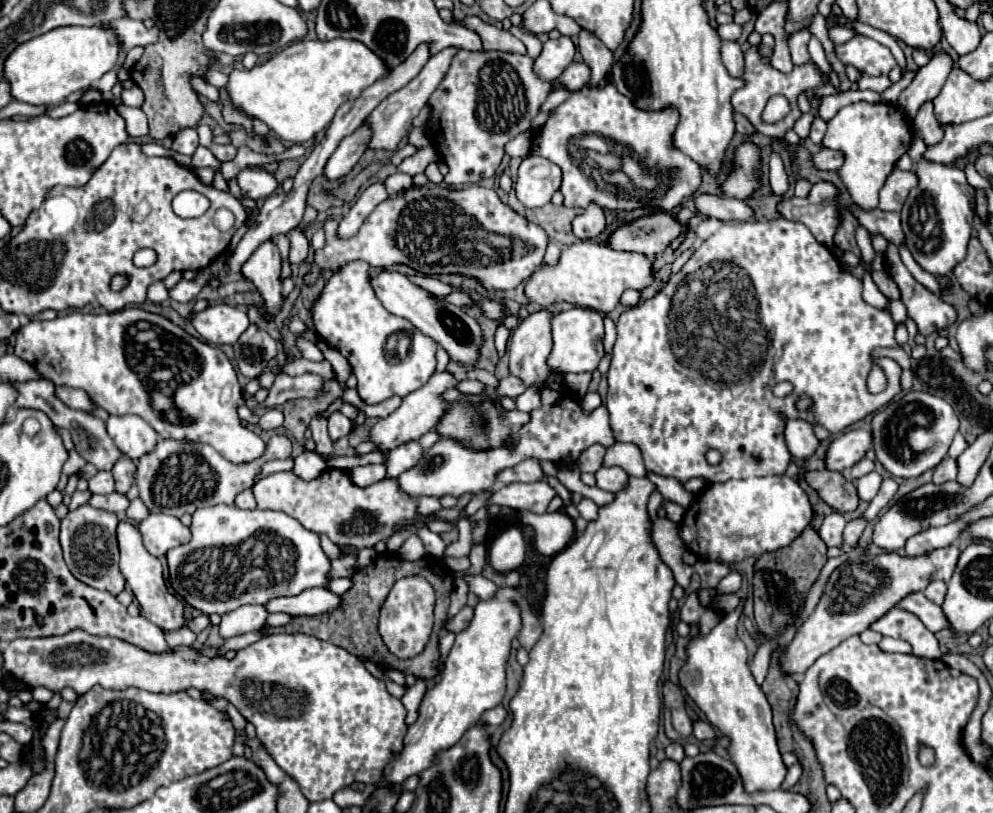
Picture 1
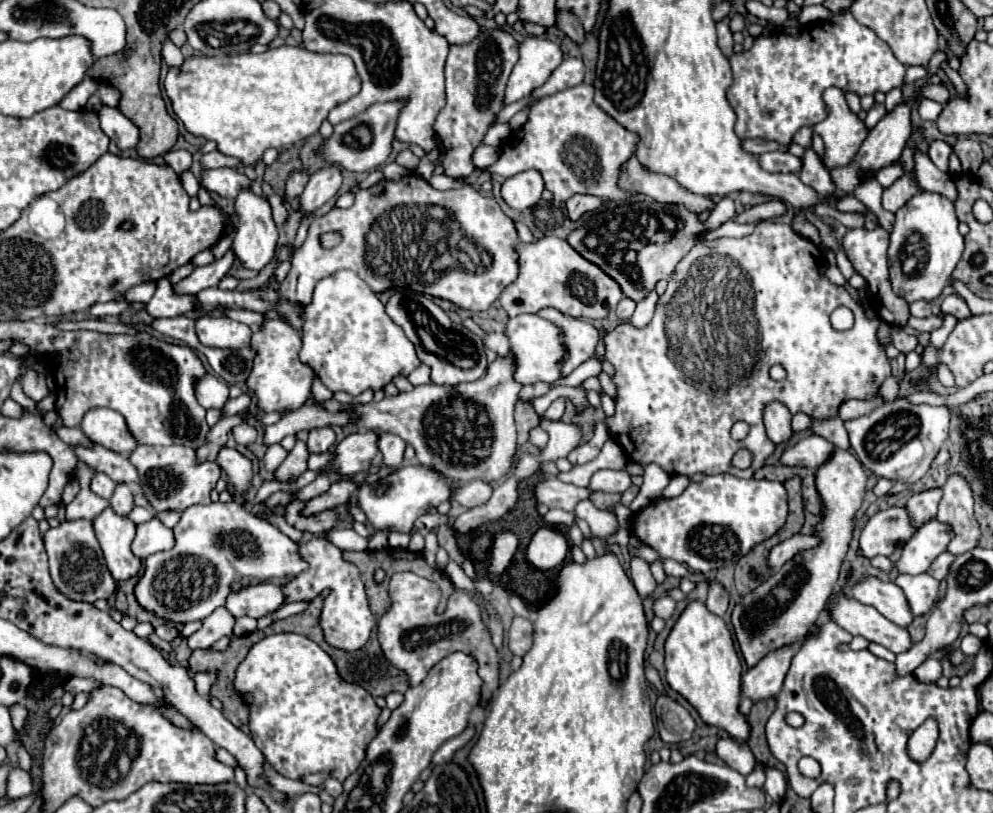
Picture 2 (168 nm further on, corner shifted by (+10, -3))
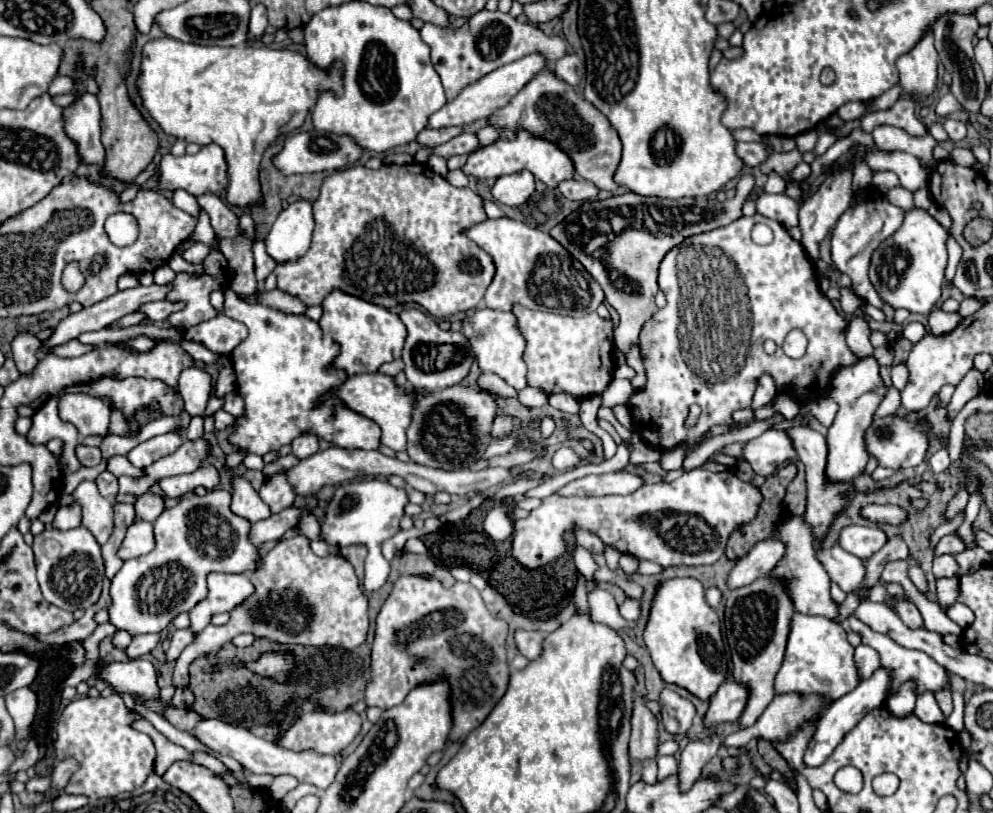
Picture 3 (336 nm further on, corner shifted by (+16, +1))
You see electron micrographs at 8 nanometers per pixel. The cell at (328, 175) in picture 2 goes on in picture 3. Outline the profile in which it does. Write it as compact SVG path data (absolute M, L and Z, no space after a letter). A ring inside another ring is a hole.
M300 200L296 204L290 204L284 212L280 212L264 240L268 256L276 264L288 264L302 258L308 252L312 230L312 202Z

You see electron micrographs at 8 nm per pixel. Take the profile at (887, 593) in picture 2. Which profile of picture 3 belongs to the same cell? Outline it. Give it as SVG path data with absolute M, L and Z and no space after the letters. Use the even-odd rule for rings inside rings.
M840 546L816 548L816 560L824 566L830 580L836 582L844 592L860 590L864 580L864 562L854 554L848 554Z

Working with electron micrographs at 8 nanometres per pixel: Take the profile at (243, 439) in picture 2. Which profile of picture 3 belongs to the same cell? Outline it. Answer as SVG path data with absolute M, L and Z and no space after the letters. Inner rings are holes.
M218 410L218 412L214 414L214 426L216 426L216 430L224 430L224 428L228 428L228 426L232 426L232 424L234 424L234 416L230 416L228 412Z

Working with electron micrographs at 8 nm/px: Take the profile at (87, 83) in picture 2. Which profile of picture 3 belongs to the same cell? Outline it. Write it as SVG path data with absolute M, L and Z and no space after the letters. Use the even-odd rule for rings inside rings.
M56 76L52 82L50 82L50 88L48 88L48 94L50 96L56 96L56 94L66 94L68 90L72 90L72 82L68 76Z

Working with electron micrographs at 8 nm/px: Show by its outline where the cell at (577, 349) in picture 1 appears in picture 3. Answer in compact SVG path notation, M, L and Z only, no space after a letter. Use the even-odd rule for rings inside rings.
M478 308L474 314L466 316L462 322L462 334L468 338L468 344L474 352L474 358L482 372L498 374L512 388L526 388L526 364L522 360L524 338L516 328L516 318L512 312L500 312L492 308Z

